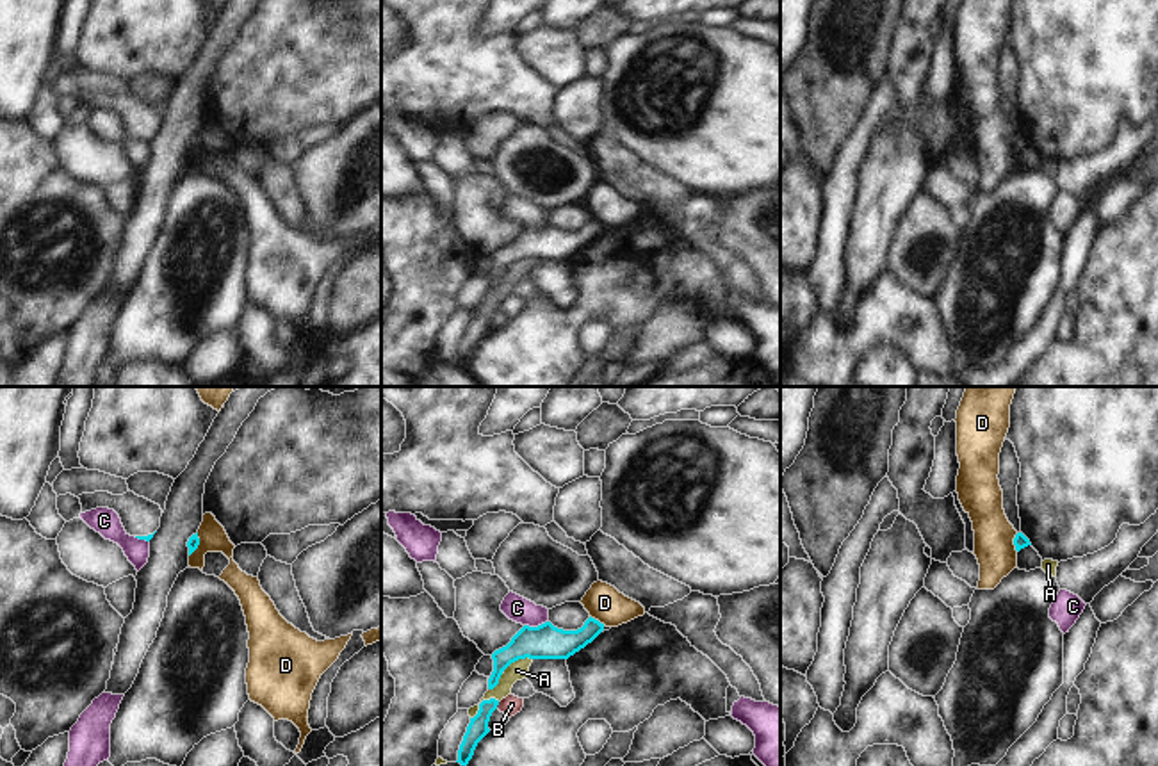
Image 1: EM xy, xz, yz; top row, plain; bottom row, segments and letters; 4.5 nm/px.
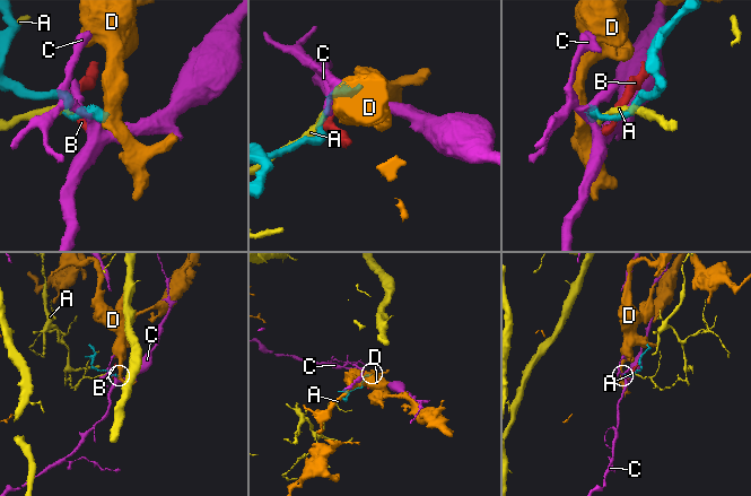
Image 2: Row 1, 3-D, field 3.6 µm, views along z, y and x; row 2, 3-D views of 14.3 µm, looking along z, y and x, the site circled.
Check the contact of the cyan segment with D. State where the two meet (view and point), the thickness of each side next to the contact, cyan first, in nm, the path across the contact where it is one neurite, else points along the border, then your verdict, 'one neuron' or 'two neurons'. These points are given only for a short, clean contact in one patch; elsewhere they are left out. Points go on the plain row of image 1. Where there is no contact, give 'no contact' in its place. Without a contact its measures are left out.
meets cyan in yz at (1014, 143); 60 nm thick on the cyan side, 190 nm on the other; border along yz (1018, 134), (1014, 139), (1016, 152); two neurons

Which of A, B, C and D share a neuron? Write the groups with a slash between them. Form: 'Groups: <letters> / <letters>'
Groups: A / B / C / D

